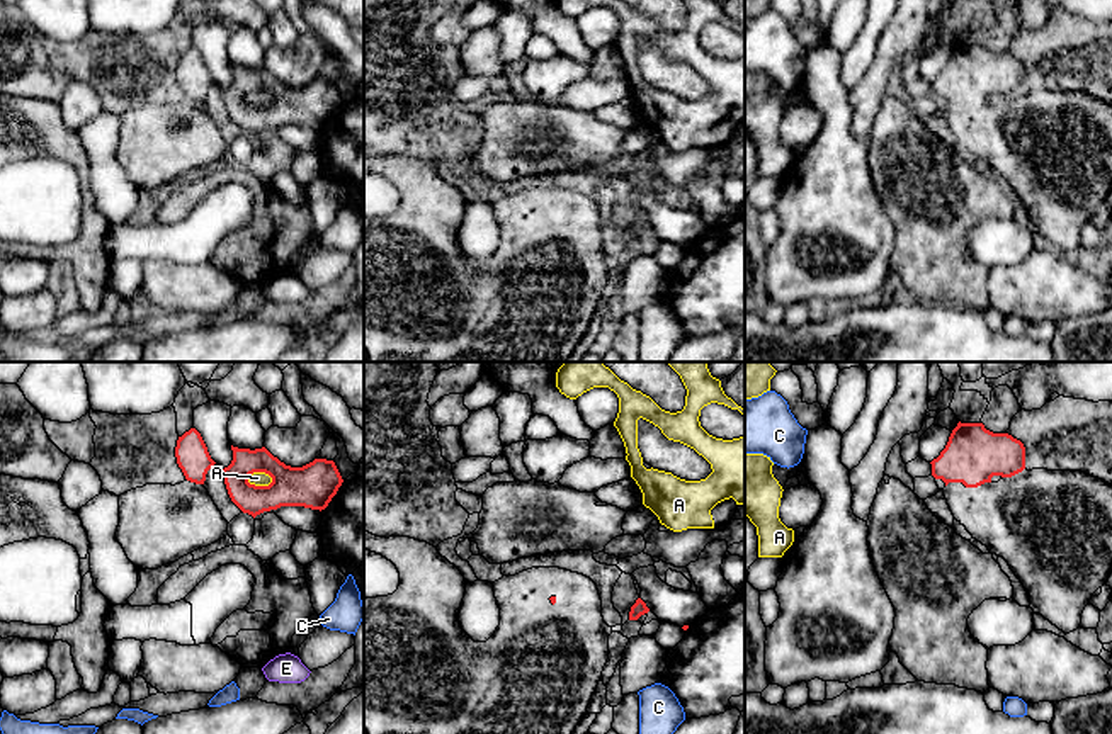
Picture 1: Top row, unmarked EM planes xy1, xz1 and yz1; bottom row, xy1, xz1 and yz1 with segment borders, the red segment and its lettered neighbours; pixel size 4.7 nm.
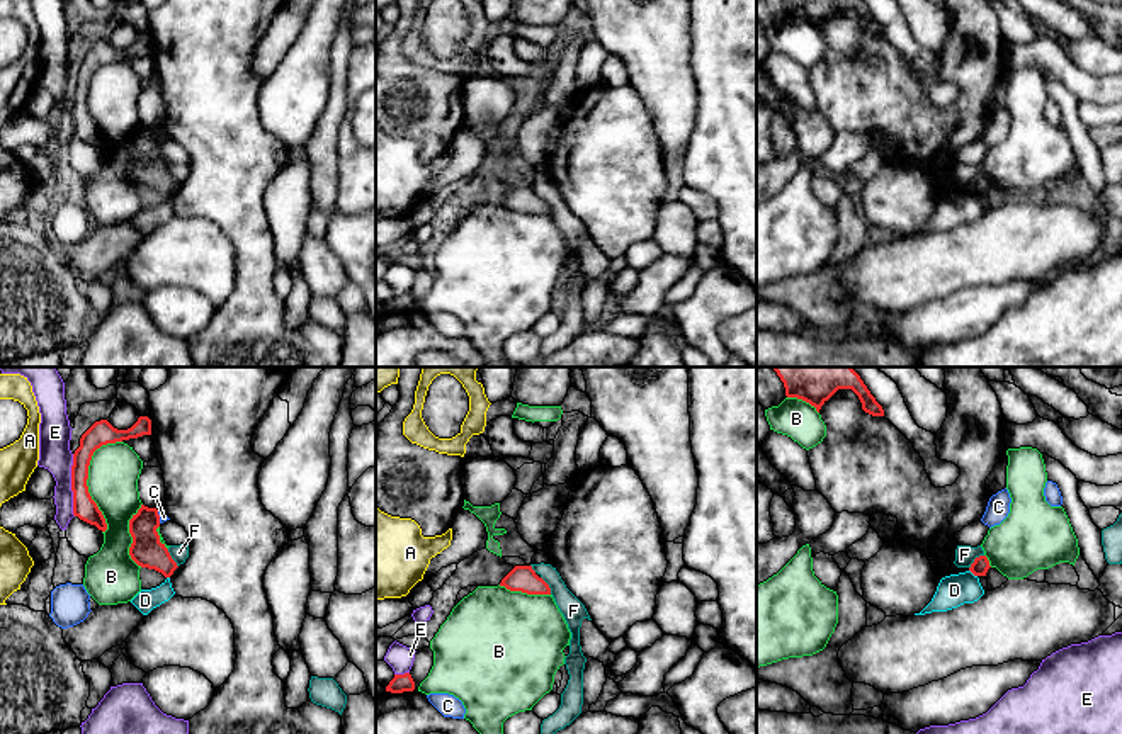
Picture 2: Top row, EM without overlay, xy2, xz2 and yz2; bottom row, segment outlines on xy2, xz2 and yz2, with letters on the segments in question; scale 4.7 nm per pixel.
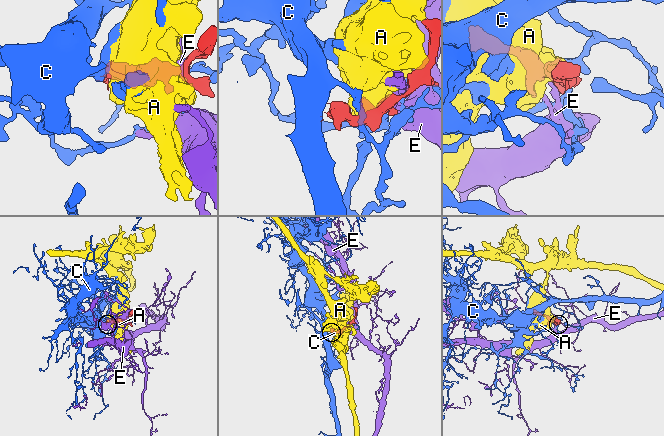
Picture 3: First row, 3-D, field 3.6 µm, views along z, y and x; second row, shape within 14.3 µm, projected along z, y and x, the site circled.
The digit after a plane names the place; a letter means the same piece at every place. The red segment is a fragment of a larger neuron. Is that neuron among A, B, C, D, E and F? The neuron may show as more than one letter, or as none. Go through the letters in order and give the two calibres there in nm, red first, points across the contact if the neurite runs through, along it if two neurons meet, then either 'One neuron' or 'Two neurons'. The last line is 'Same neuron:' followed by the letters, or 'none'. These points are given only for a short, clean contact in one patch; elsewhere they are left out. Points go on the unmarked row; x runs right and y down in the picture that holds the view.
A: Thickness 200 nm (red) against 60 nm. Two neurons
B: Thickness 110 nm (red) against 240 nm. Two neurons
C: Thickness 160 nm (red) against 40 nm. Boundary: xy2 (157, 129), (160, 141). Two neurons
D: Thickness 80 nm (red) against 150 nm. Boundary: yz2 (969, 189), (976, 196). Two neurons
E: Thickness 110 nm (red) against 150 nm. Two neurons
F: Thickness 80 nm (red) against 100 nm. Boundary: yz2 (983, 174), (969, 187). Two neurons
Same neuron: none

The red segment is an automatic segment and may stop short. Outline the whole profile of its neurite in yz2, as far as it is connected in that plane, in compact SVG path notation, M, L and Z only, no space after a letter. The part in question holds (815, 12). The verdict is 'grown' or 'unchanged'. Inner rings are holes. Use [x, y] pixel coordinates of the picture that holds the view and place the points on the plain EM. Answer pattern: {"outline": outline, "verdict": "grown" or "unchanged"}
{"outline": "M782 0L787 17L797 17L816 27L821 25L838 10L852 8L860 22L862 29L872 36L884 36L882 25L870 14L864 0Z", "verdict": "unchanged"}

